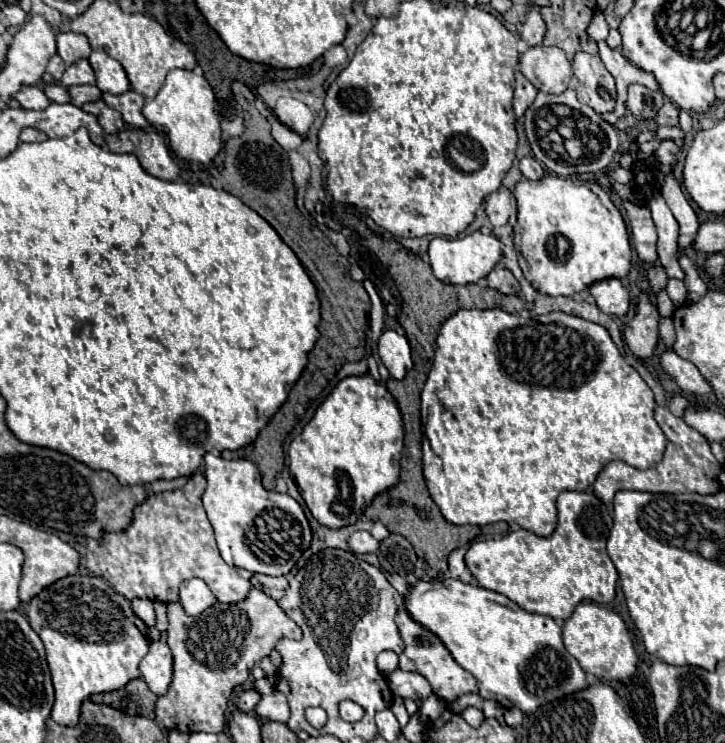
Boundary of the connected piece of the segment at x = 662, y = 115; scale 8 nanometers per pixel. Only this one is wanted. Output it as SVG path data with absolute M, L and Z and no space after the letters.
M666 101L662 105L662 109L656 113L656 119L654 119L658 125L678 125L678 107L670 101Z

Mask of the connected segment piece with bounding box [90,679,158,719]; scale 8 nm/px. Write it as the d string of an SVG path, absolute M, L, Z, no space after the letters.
M132 679L126 687L110 691L110 693L100 693L90 697L94 703L104 703L110 705L126 715L142 715L148 719L154 719L154 705L156 705L156 695L148 689L144 679Z

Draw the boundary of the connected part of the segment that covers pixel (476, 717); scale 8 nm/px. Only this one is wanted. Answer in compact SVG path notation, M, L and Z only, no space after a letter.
M468 707L468 709L464 709L462 717L464 717L464 721L466 721L470 727L478 727L478 725L484 721L484 715L482 715L482 711L480 711L480 709L474 709L474 707Z

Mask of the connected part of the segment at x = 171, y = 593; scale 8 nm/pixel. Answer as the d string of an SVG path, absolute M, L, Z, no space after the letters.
M198 471L190 477L190 481L184 485L184 489L166 491L158 495L150 495L142 505L134 509L132 523L126 531L120 533L104 533L100 541L86 539L86 567L96 575L106 579L116 593L124 595L128 601L132 599L150 599L160 603L172 603L179 600L178 589L182 581L198 577L202 579L216 599L220 603L240 603L246 599L248 591L252 589L252 583L244 577L240 577L236 567L228 567L216 547L212 525L206 517L206 511L202 507L202 493L206 487L204 475Z

